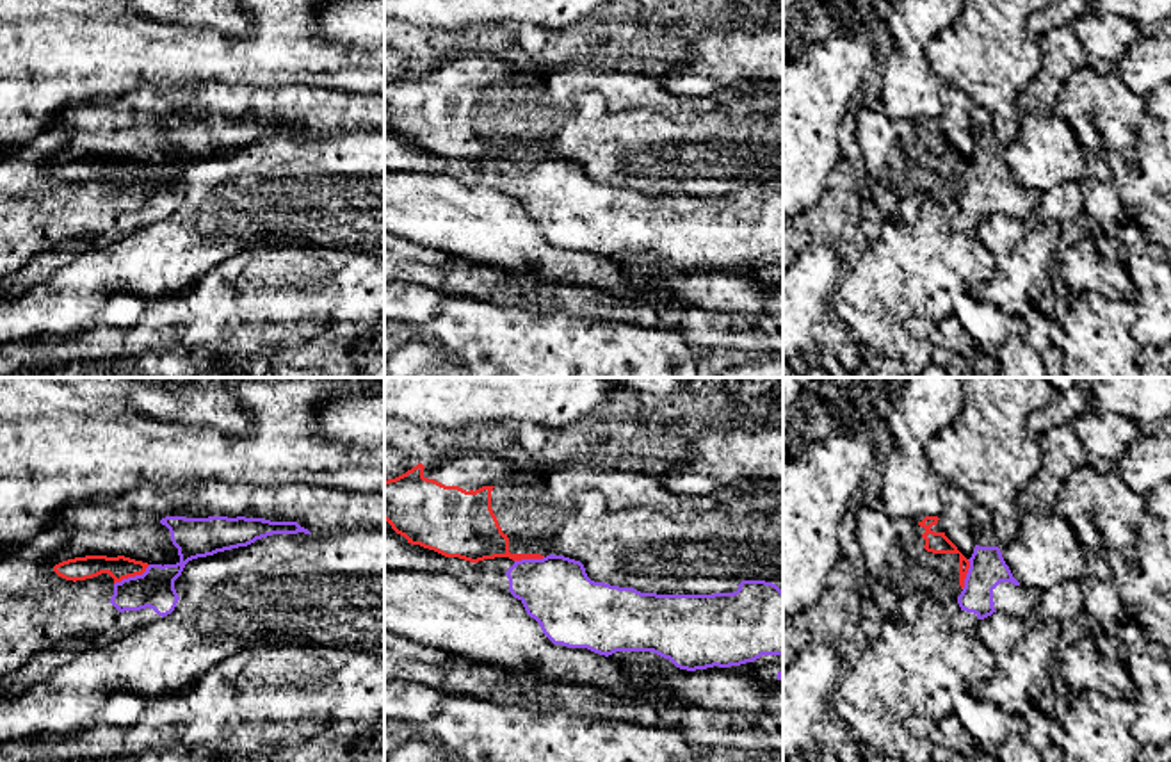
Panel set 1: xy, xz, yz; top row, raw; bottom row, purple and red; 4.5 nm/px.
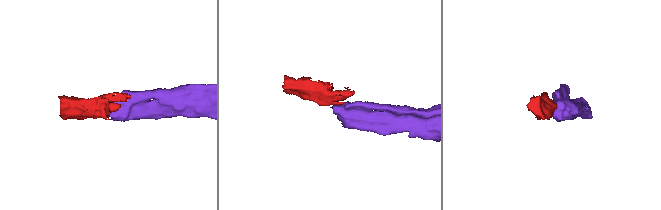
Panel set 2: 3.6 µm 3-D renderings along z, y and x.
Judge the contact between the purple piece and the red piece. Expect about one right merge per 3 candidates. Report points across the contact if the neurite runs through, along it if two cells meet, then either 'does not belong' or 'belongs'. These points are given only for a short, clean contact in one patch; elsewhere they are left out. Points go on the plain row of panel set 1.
along xy (150, 166), (141, 175), (123, 178), (114, 186) | does not belong

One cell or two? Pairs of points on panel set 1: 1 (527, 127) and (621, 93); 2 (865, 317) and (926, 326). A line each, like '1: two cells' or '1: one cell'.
1: one cell
2: two cells

